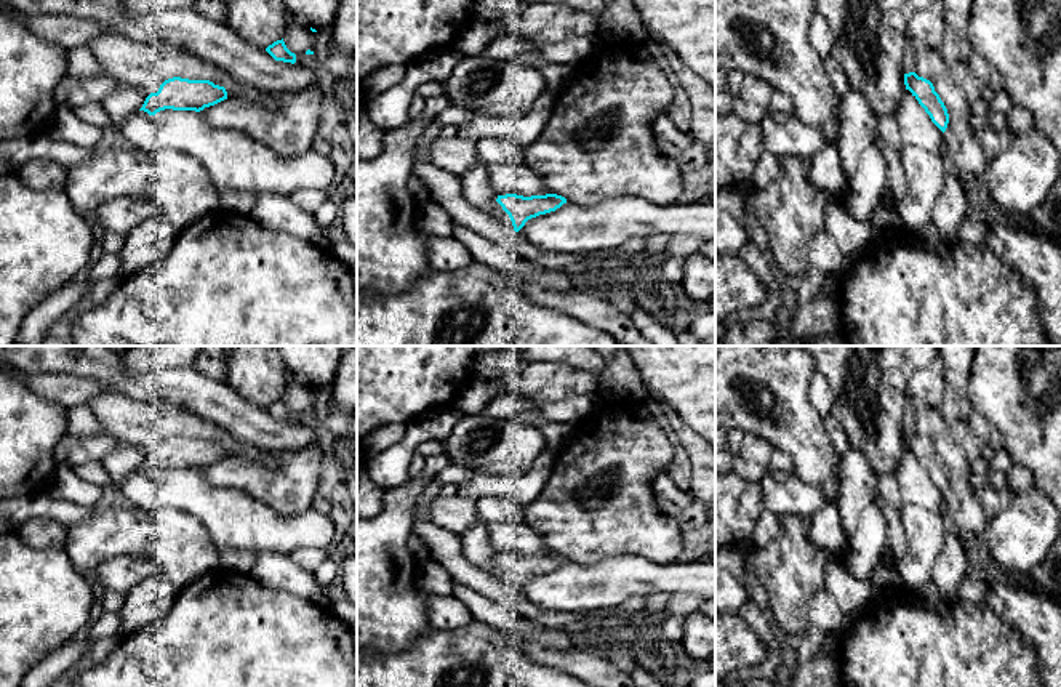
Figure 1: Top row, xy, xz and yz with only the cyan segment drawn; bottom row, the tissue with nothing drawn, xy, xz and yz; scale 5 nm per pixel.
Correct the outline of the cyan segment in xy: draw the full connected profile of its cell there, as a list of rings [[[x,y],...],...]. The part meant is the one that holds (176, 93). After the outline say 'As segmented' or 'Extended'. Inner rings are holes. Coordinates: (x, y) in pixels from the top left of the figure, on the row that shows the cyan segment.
[[[173,77],[165,80],[157,93],[150,93],[139,110],[149,115],[165,109],[200,112],[224,99],[227,99],[226,88],[210,80]]]. As segmented

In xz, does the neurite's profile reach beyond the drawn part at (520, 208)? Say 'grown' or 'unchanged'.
grown

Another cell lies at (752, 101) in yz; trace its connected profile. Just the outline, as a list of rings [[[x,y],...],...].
[[[744,75],[739,93],[735,96],[733,112],[751,123],[762,123],[770,114],[770,101],[775,93],[773,86],[755,77]]]

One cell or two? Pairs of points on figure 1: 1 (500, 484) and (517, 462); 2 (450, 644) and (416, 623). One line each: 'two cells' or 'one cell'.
1: two cells
2: two cells

